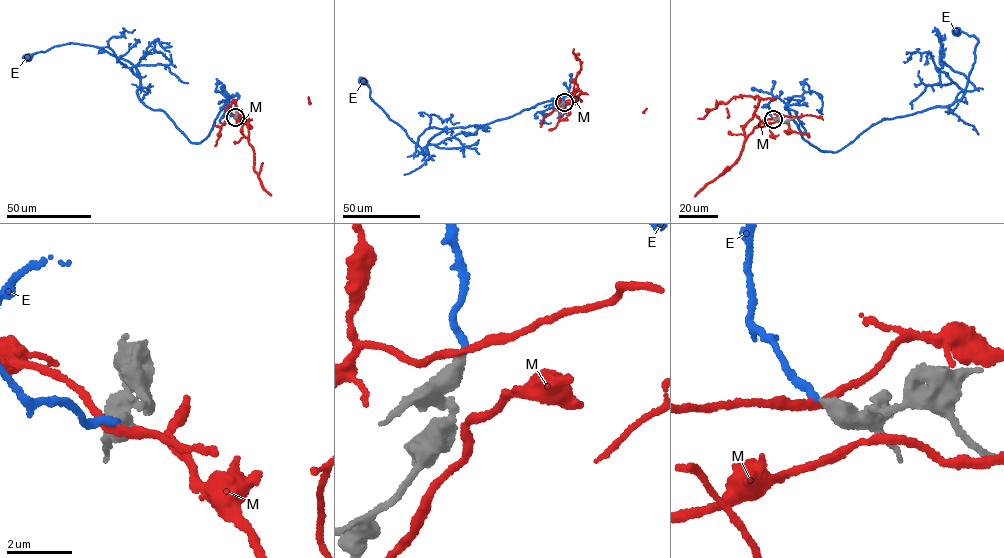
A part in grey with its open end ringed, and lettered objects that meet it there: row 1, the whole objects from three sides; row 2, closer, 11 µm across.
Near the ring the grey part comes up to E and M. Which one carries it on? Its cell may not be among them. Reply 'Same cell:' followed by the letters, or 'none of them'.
Same cell: E

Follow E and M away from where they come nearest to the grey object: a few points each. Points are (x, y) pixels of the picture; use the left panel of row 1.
E: (235, 116), (228, 99), (209, 134), (192, 143), (141, 102), (140, 77), (124, 60), (71, 43), (28, 57)
M: (235, 117), (246, 123), (248, 138), (242, 133), (232, 102), (226, 107), (228, 120), (215, 146)

